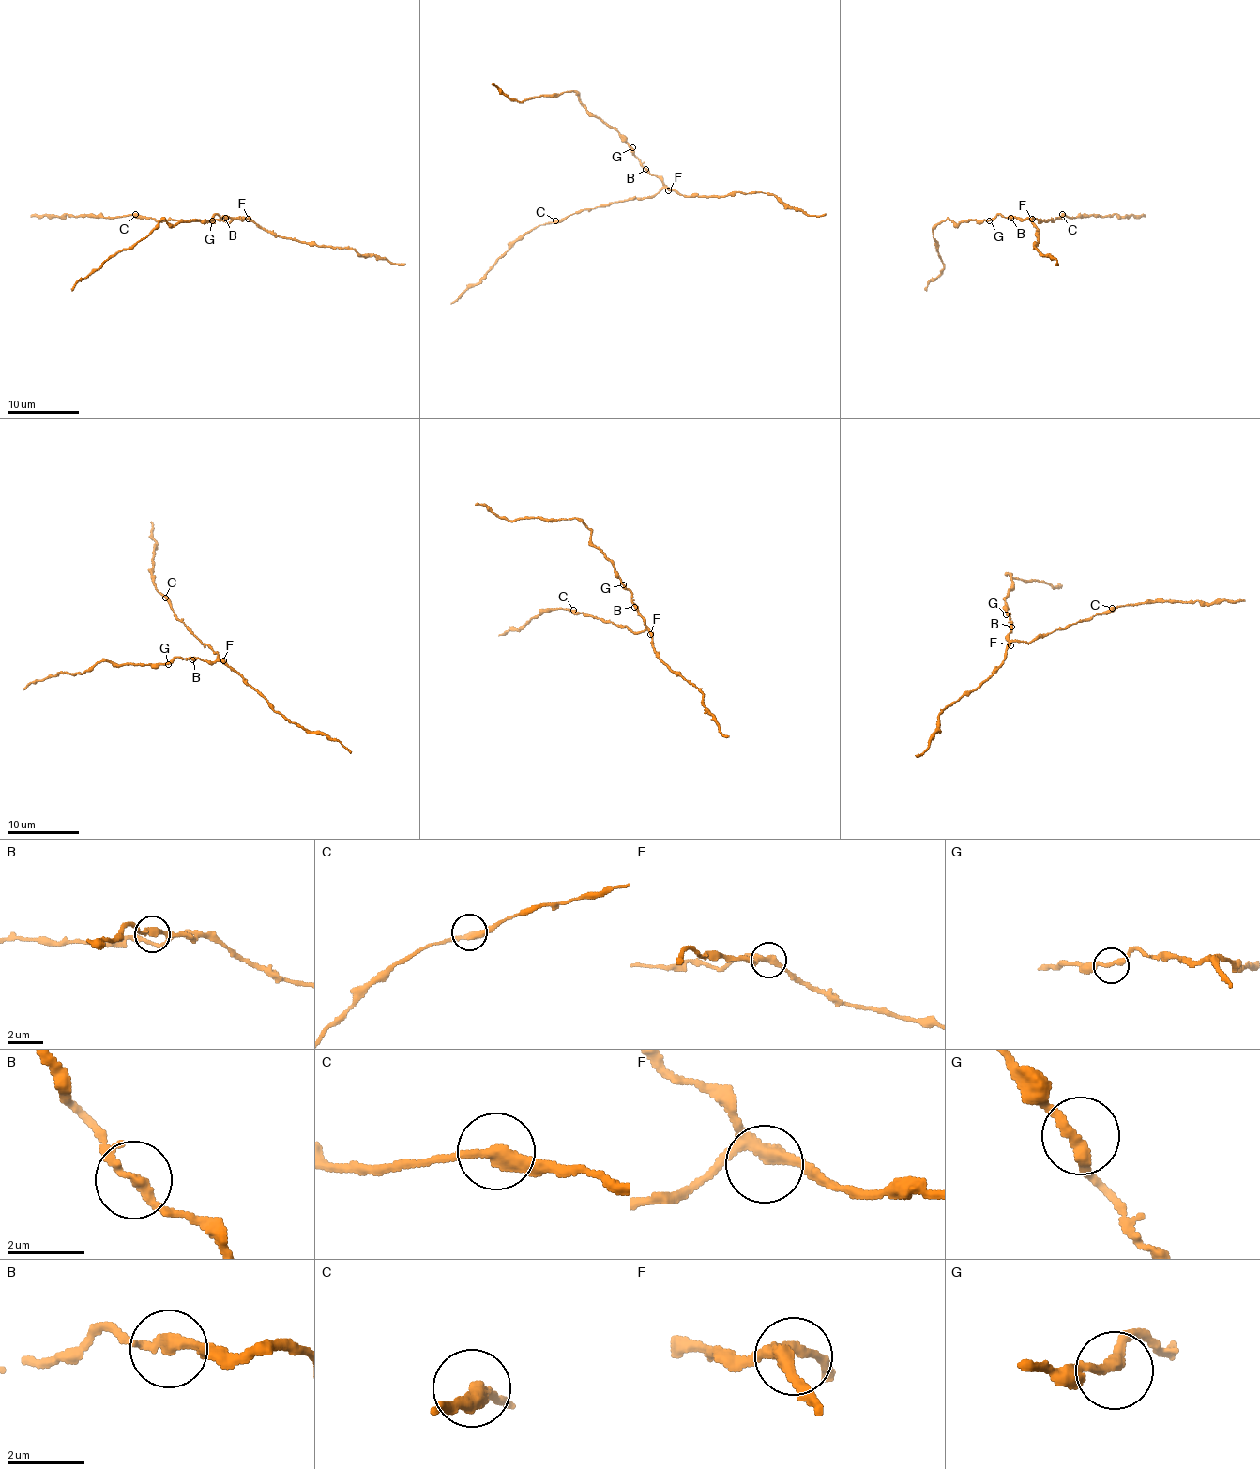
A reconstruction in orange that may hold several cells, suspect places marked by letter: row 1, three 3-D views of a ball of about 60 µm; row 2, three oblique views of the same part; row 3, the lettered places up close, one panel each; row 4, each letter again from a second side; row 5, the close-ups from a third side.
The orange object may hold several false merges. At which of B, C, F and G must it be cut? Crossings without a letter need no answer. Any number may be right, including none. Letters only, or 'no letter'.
no letter

